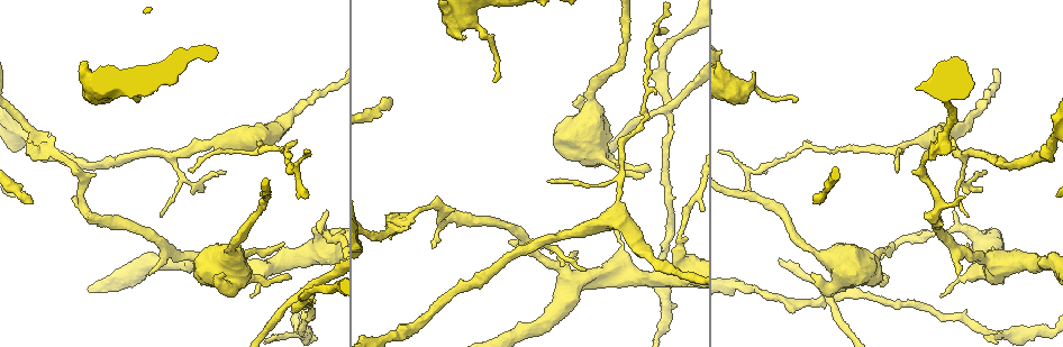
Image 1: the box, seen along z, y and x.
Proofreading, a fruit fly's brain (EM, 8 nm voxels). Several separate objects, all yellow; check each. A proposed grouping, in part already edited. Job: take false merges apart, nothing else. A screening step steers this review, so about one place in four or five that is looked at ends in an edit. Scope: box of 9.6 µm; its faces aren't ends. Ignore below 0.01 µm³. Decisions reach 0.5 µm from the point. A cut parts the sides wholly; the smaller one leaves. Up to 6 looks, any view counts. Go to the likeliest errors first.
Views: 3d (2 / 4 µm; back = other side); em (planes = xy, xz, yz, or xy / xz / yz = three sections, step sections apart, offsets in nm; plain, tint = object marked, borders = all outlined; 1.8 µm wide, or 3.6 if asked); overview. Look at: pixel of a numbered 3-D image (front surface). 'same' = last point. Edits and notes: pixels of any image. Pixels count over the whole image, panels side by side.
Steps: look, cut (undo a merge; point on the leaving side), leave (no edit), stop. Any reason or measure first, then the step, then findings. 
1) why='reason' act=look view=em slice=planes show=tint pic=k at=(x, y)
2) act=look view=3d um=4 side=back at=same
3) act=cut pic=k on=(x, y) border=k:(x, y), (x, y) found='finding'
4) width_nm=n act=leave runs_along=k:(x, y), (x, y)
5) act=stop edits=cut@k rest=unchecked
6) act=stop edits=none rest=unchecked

why='looks like a crossing' act=look view=3d um=2 pic=1 at=(668, 109)

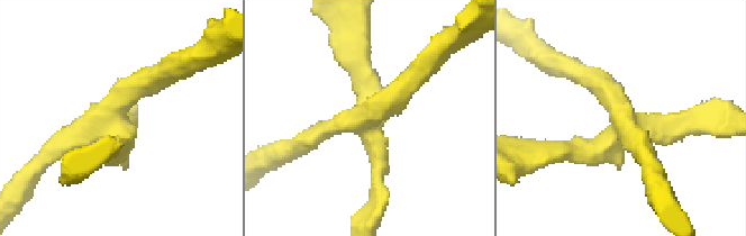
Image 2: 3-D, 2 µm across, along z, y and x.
arms=4 why='shape alone is not enough' act=look view=em um=3.6 slice=planes show=tint pic=2 at=(124, 138)

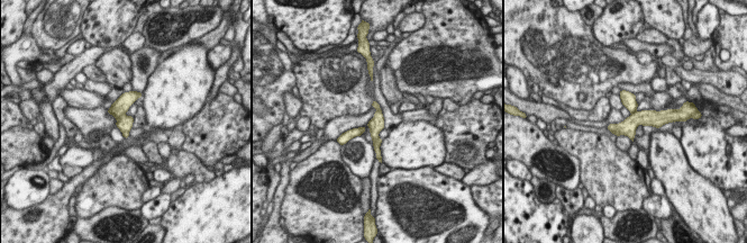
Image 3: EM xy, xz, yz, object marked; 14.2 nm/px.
width_nm=220 act=cut pic=3 on=(121, 105) border=3:(124, 114), (117, 122) found='two neurons meet here'

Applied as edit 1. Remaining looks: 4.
act=look view=overview

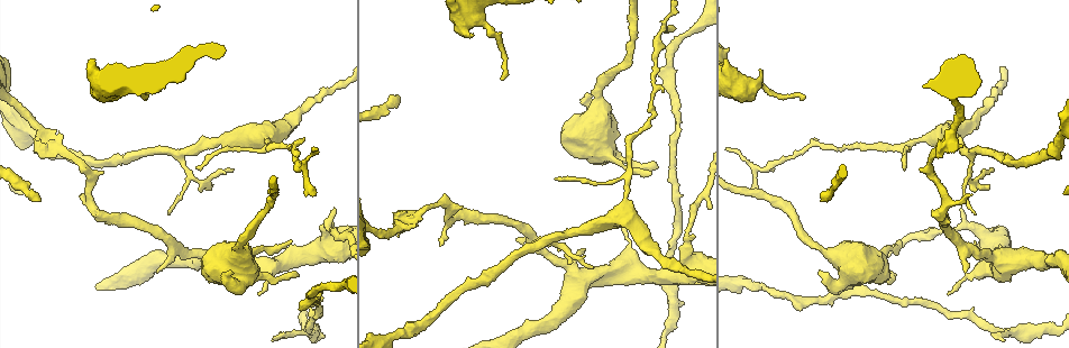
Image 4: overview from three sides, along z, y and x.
why='abrupt turn' act=look view=3d um=4 pic=4 at=(201, 182)

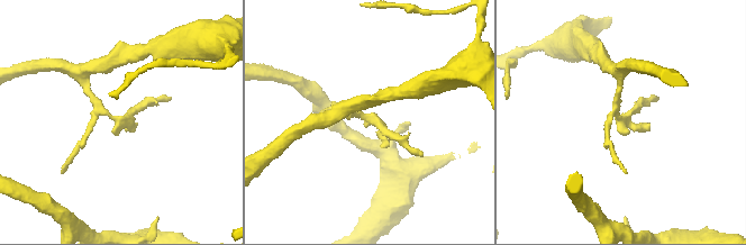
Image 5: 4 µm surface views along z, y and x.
act=look view=em slice=planes show=tint pic=5 at=(116, 119)

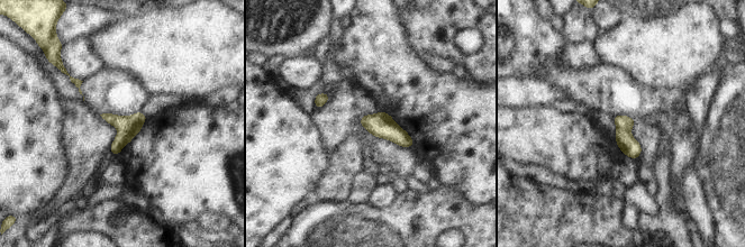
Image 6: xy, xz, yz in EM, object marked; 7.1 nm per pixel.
width_nm=130 act=leave found='continuous, no second neuron'

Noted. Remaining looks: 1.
act=stop edits=cut@3 rest=unchecked

